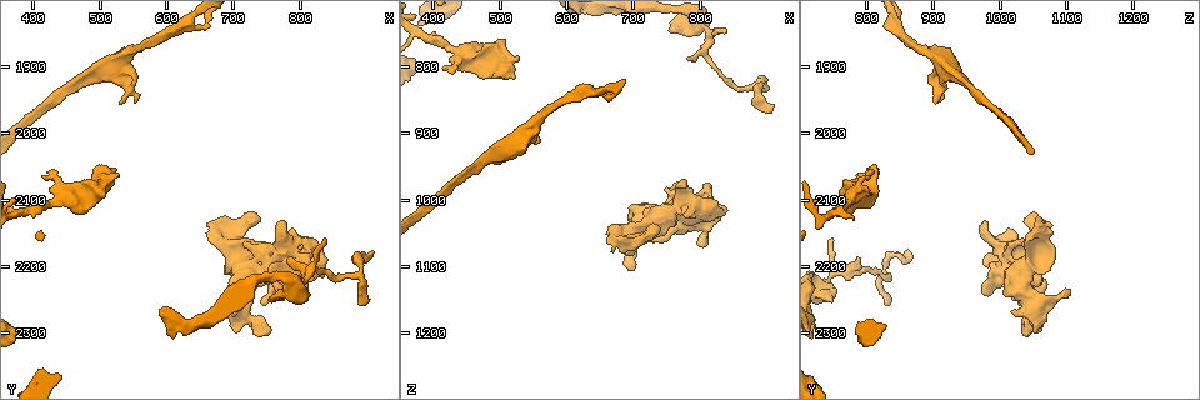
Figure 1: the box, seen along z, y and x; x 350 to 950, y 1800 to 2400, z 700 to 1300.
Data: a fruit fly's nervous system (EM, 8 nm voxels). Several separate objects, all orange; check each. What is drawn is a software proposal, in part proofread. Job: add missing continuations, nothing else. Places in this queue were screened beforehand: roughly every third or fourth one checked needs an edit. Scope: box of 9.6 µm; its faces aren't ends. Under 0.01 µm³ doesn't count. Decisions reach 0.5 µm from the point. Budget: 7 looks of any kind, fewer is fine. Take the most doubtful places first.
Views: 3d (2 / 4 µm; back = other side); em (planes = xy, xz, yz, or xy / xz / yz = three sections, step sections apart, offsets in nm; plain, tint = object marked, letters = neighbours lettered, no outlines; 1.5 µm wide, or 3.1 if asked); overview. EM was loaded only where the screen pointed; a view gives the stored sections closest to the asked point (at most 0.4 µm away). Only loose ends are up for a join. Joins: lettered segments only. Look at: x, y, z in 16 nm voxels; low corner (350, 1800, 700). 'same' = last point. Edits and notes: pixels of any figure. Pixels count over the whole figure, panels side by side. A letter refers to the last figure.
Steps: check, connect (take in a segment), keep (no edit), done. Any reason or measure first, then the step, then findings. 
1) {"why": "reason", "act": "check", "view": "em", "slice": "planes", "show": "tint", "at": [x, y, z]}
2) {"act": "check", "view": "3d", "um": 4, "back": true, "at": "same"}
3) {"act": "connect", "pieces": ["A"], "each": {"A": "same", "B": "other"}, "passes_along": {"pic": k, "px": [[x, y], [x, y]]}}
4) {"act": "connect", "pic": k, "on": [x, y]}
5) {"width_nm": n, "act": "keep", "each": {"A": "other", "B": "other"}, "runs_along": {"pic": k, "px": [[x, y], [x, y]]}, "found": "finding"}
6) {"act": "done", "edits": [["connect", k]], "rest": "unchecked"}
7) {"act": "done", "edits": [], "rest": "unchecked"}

{"why": "an open end", "act": "check", "view": "em", "slice": "planes", "show": "tint", "at": [415, 2065, 805]}

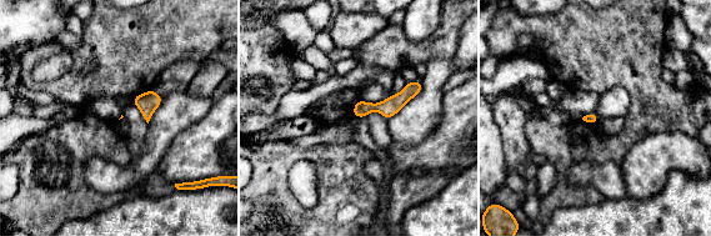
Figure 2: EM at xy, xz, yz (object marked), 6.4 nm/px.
{"why": "see the neighbours", "act": "check", "view": "em", "slice": "planes", "show": "letters", "at": "same"}

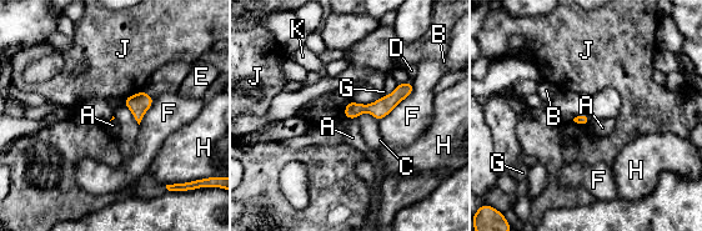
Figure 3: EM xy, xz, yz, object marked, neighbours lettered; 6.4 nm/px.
{"act": "keep", "each": {"A": "other", "B": "other", "C": "other", "D": "other", "E": "other", "F": "other", "G": "other", "H": "other", "J": "other", "K": "other"}, "found": "none of them fits"}

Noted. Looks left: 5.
{"why": "branch stops here", "act": "check", "view": "em", "slice": "planes", "show": "letters", "at": [780, 2190, 790]}

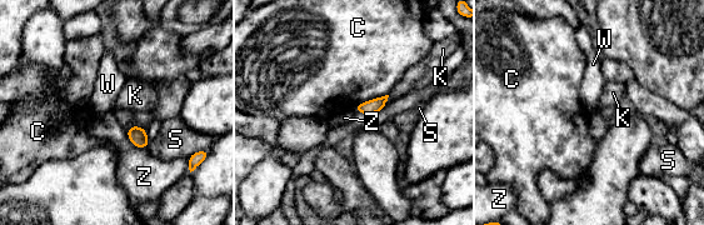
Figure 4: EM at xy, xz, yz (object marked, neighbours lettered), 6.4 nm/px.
{"longest_contact_nm": ["C", 240], "act": "keep", "each": {"C": "other", "K": "other", "S": "other", "W": "other", "Z": "other"}, "found": "none of them fits"}

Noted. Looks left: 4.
{"why": "free end", "act": "check", "view": "em", "slice": "planes", "show": "letters", "at": [530, 1955, 905]}

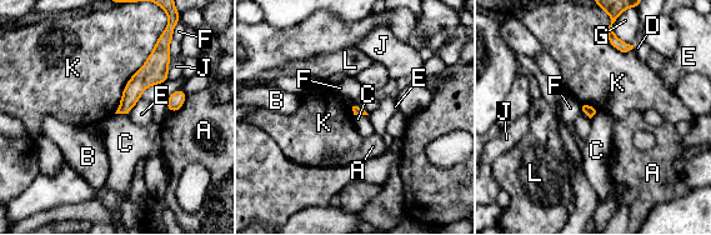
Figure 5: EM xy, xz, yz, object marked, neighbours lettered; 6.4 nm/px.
{"act": "keep", "each": {"A": "other", "B": "other", "C": "other", "D": "other", "E": "other", "F": "other", "G": "other", "J": "other", "K": "other", "L": "other"}, "found": "no lettered segment goes on from it"}

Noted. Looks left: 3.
{"act": "done", "edits": [], "rest": "unchecked"}

